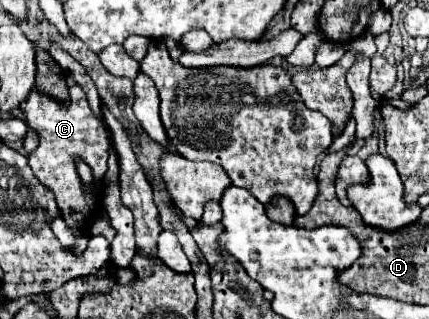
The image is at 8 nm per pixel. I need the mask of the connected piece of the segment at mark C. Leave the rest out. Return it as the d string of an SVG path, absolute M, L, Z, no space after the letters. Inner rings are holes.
M79 85L69 87L71 103L69 107L59 105L55 99L39 93L37 89L31 91L23 105L23 115L27 119L27 125L37 133L39 147L27 155L29 167L33 169L35 177L55 195L57 207L61 211L61 217L65 219L67 227L75 235L75 245L67 247L67 251L75 251L77 255L83 255L87 249L89 237L85 229L91 225L95 215L99 215L99 203L95 199L101 199L103 193L103 177L107 171L107 149L109 149L109 135L99 119L91 113L85 93ZM75 161L85 161L91 167L91 173L95 175L95 187L87 191L83 187L83 181L79 179Z

